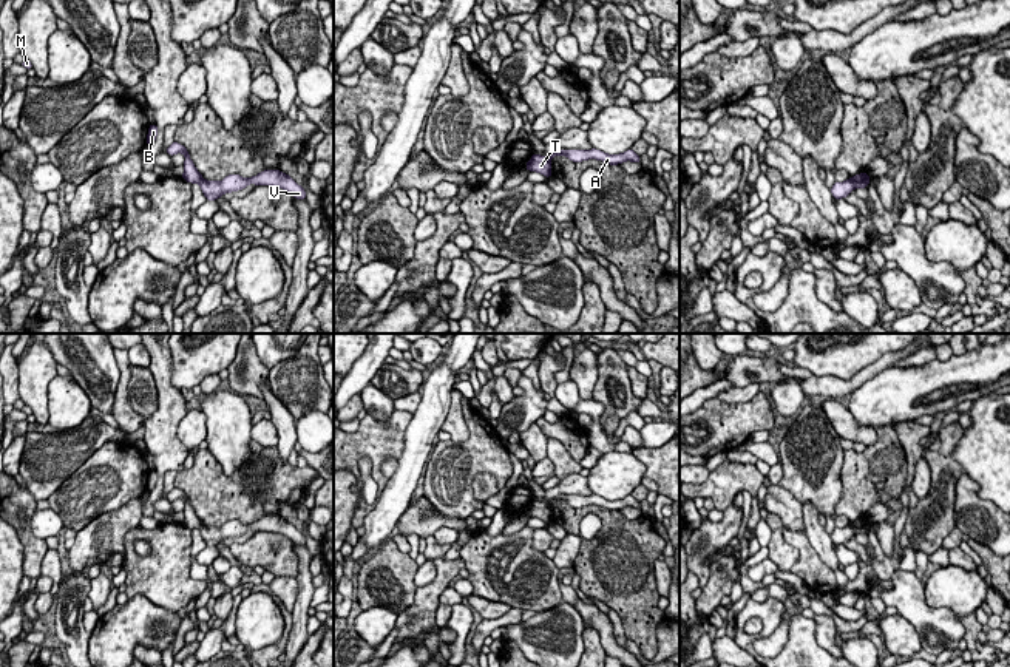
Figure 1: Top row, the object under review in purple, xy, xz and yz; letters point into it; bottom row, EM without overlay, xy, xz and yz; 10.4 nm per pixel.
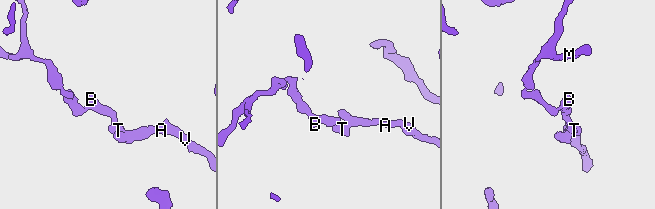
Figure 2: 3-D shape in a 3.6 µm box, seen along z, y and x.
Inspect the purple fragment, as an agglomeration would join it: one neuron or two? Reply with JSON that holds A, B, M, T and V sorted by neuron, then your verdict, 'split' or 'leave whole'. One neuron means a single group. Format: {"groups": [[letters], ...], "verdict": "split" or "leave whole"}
{"groups": [["A", "V"], ["B", "M", "T"]], "verdict": "split"}

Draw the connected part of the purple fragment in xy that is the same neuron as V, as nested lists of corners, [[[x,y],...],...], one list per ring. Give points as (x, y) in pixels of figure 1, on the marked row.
[[[264,170],[253,178],[241,178],[239,174],[229,174],[221,182],[202,181],[201,190],[207,201],[215,201],[224,193],[238,191],[249,184],[280,187],[289,191],[297,199],[306,199],[306,191],[290,176],[280,170]]]

